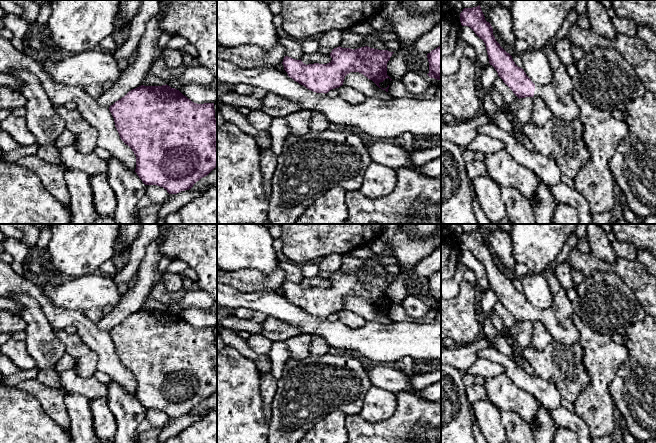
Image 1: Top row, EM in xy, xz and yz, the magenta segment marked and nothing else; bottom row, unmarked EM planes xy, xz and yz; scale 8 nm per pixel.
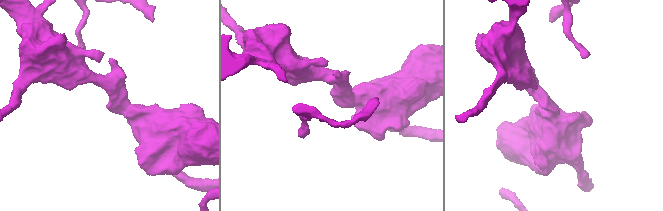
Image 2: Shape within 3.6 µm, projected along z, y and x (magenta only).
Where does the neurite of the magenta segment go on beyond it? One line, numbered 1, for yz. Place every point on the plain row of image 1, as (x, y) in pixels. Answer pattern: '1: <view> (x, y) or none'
1: yz (557, 319)

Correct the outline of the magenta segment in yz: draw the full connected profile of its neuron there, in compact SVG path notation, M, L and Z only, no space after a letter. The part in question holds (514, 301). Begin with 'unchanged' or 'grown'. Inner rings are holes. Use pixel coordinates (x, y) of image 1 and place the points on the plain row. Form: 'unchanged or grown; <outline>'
grown; M480 229L464 232L460 237L460 246L462 250L470 251L483 264L490 289L519 323L540 321L548 329L554 341L566 345L579 342L580 336L572 320L574 311L572 302L567 297L567 289L561 287L554 294L554 302L550 308L534 308L524 294L515 288L512 280L496 265L493 252L485 244Z

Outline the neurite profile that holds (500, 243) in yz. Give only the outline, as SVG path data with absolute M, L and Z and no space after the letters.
M497 228L489 232L490 248L505 270L514 274L516 261L512 256L512 244L509 232Z

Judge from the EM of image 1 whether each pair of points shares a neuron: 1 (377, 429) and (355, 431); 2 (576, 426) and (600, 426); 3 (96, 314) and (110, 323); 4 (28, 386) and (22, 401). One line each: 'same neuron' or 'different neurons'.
1: same neuron
2: different neurons
3: different neurons
4: different neurons

